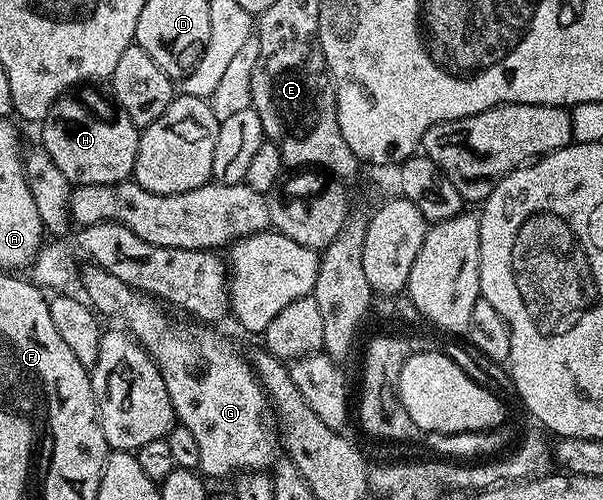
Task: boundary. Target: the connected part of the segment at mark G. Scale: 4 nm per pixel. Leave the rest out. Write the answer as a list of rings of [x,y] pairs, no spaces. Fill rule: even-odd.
[[[87,263],[83,269],[83,289],[86,300],[104,318],[116,317],[120,321],[116,322],[126,327],[131,336],[146,349],[148,355],[155,358],[159,374],[165,379],[165,387],[175,408],[178,424],[184,425],[197,442],[201,454],[198,472],[204,478],[227,476],[230,478],[244,471],[267,471],[274,466],[281,453],[281,437],[277,432],[277,421],[273,416],[267,392],[263,390],[263,385],[255,376],[250,360],[246,356],[242,357],[215,330],[218,328],[207,323],[178,325],[175,321],[167,322],[167,313],[163,310],[166,308],[158,300],[139,292],[132,285],[126,285],[121,279],[117,279],[117,275],[105,271],[94,263]]]

